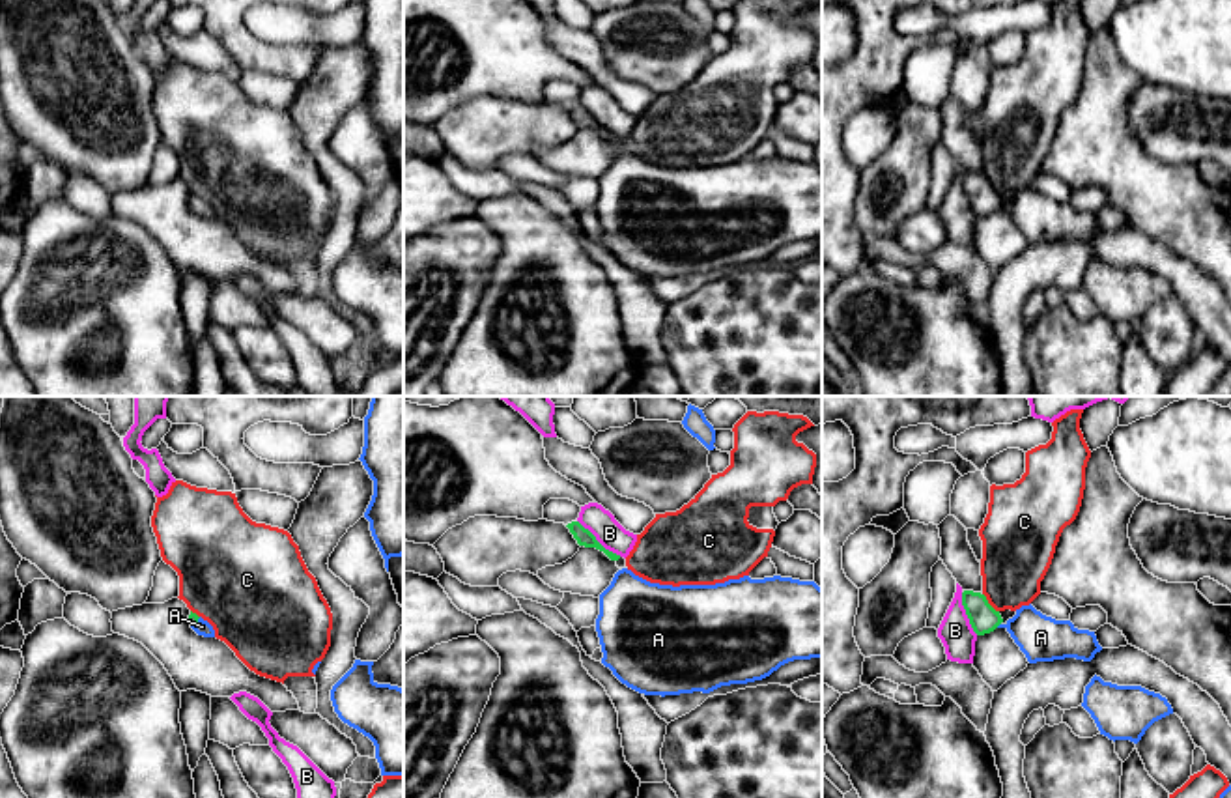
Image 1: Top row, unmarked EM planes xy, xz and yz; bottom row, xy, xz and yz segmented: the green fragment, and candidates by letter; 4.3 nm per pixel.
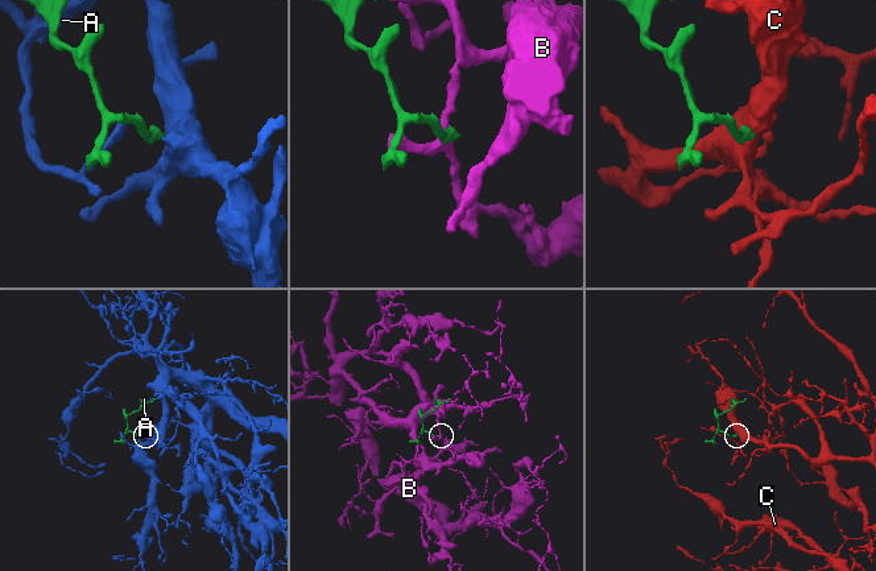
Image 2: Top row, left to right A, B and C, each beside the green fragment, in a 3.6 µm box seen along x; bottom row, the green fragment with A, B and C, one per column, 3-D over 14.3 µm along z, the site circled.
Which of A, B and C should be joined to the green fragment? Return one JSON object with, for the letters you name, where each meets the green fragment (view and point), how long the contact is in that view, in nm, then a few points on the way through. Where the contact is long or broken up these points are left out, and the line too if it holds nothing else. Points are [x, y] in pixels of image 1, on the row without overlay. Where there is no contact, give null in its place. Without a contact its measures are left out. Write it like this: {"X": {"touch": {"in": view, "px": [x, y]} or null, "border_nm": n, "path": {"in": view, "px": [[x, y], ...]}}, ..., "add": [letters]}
{"A": {"touch": {"in": "yz", "px": [998, 206]}, "border_nm": 30, "path": {"in": "yz", "px": [[983, 199], [998, 206], [1028, 208], [1041, 219]]}}, "add": ["A"]}

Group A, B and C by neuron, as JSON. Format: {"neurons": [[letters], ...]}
{"neurons": [["A"], ["B"], ["C"]]}

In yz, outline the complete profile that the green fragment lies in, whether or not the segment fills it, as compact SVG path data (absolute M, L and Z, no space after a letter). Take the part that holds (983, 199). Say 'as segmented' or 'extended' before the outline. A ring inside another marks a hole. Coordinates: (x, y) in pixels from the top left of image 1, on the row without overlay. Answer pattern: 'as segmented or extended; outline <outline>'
as segmented; outline M964 172L962 174L962 187L969 200L969 206L977 217L984 217L994 213L1001 204L999 192L996 192L984 176Z

